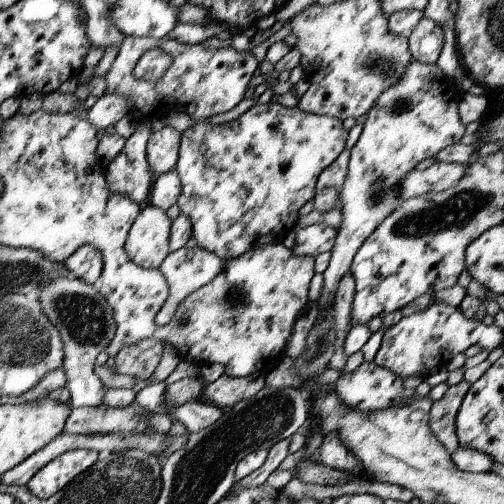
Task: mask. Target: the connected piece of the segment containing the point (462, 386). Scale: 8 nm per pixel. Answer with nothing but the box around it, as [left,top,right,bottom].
[430,379,471,454]

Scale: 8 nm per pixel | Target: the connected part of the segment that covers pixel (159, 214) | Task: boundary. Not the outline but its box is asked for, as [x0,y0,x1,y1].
[127,206,173,269]

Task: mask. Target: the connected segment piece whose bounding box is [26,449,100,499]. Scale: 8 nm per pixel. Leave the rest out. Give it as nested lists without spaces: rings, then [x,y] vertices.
[[[87,449],[66,452],[36,472],[26,486],[33,496],[48,499],[87,472],[88,468],[98,462],[99,458],[98,452]]]

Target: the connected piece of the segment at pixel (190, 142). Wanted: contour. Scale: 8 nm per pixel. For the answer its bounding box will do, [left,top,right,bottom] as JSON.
[175,101,348,260]

